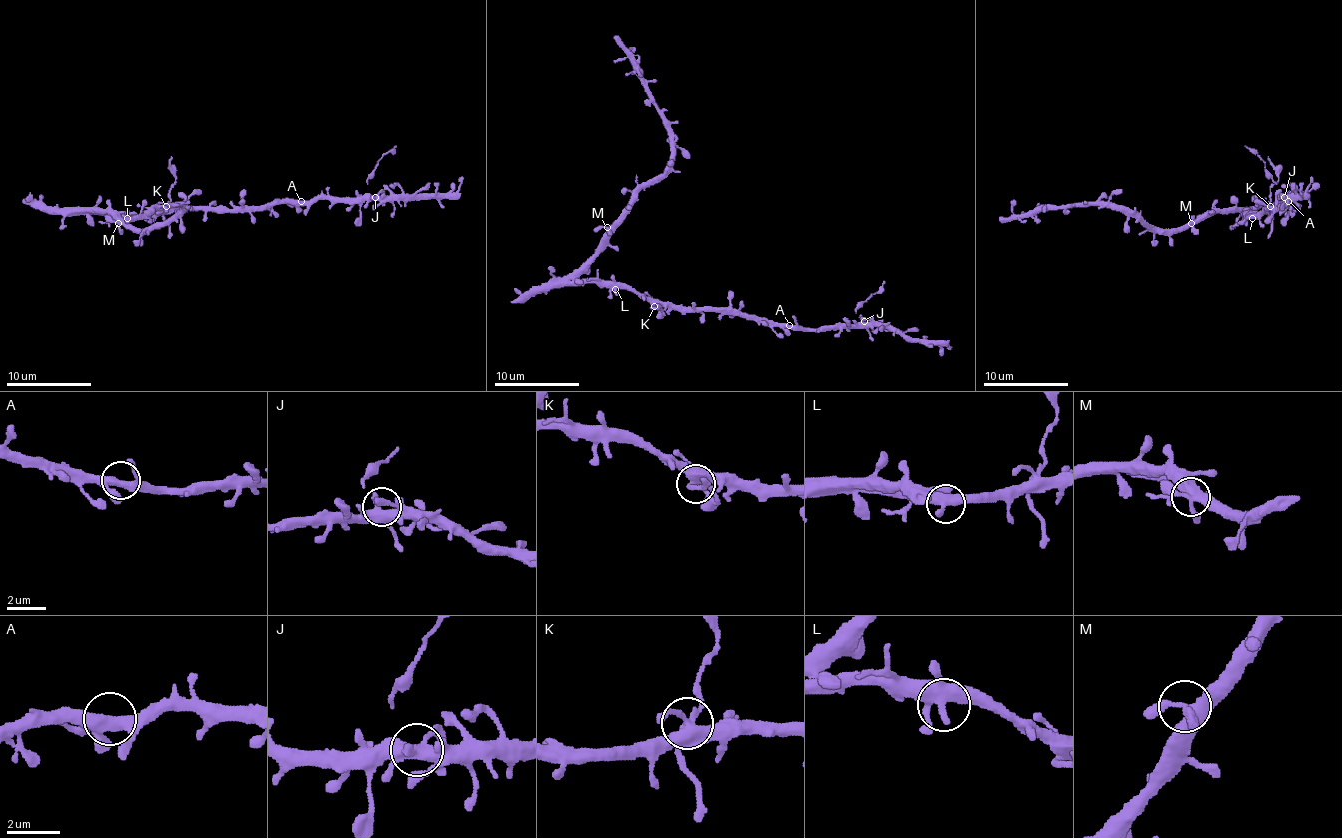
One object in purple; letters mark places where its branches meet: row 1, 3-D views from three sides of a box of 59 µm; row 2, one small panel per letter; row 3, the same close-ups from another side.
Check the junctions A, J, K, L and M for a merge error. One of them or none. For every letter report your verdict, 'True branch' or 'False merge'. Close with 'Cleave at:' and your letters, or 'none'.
A: True branch
J: True branch
K: True branch
L: True branch
M: True branch
Cleave at: none

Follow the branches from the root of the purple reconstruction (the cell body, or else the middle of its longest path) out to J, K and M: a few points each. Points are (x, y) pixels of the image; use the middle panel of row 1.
J: (624, 289), (634, 289), (675, 306), (734, 308), (806, 329), (857, 327), (864, 321)
K: (624, 289), (639, 291), (654, 306)
M: (624, 289), (586, 283), (579, 276), (579, 268), (596, 251), (607, 227)

